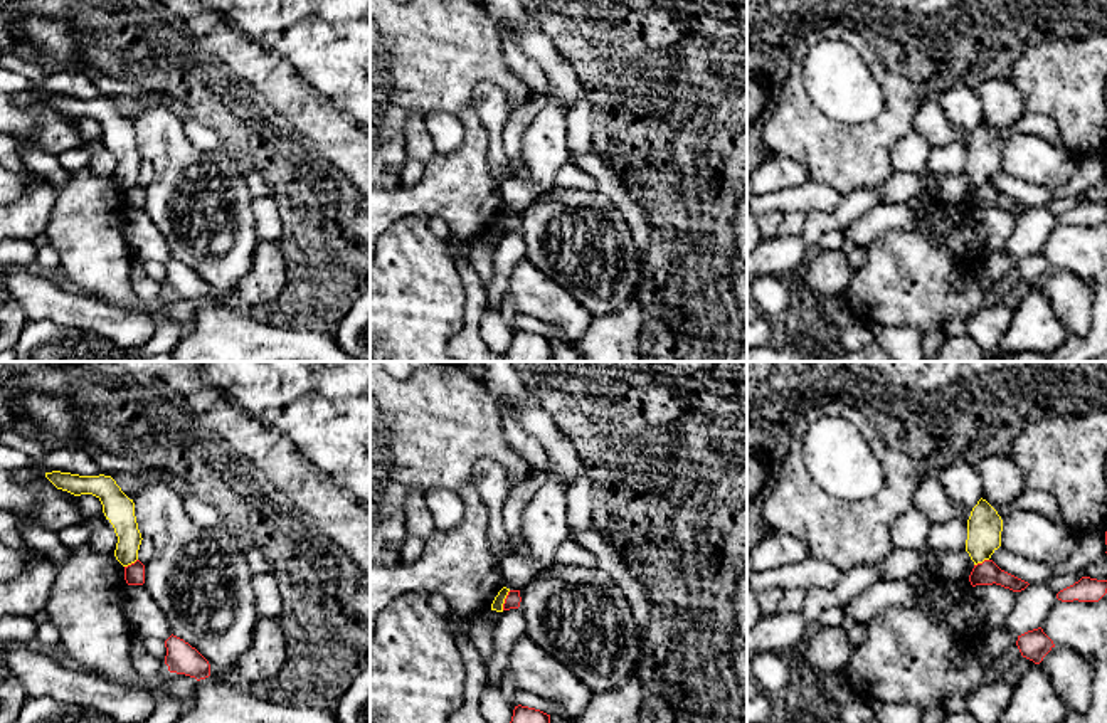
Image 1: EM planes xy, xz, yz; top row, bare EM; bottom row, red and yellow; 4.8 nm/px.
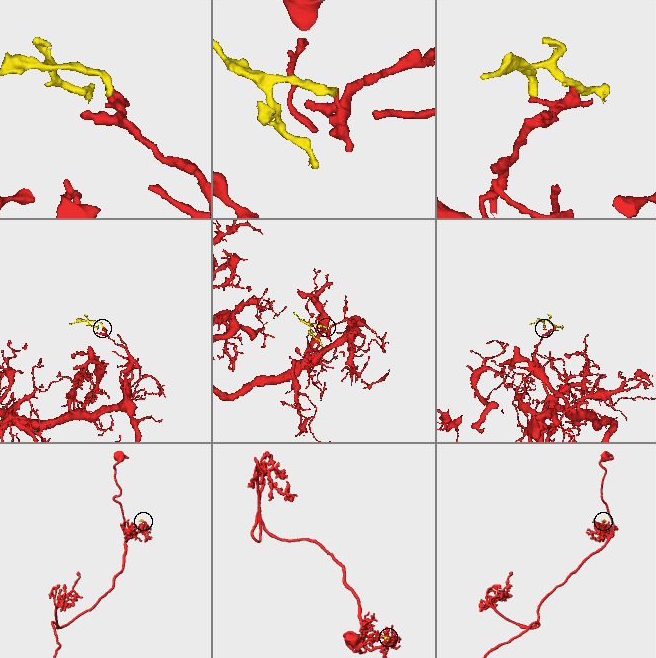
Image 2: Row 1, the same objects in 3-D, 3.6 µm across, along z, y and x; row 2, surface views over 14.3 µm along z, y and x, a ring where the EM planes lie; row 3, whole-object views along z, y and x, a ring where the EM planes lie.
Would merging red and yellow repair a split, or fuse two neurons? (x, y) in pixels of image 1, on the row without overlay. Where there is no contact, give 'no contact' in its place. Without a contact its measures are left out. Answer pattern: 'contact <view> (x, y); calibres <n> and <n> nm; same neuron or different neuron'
contact xz (505, 224); calibres 70 and 50 nm; different neuron

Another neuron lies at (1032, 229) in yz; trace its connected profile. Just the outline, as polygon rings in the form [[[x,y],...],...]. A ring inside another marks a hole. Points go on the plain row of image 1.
[[[1043,205],[1016,215],[1016,225],[1004,251],[1014,259],[1038,252],[1057,225],[1057,217]]]

